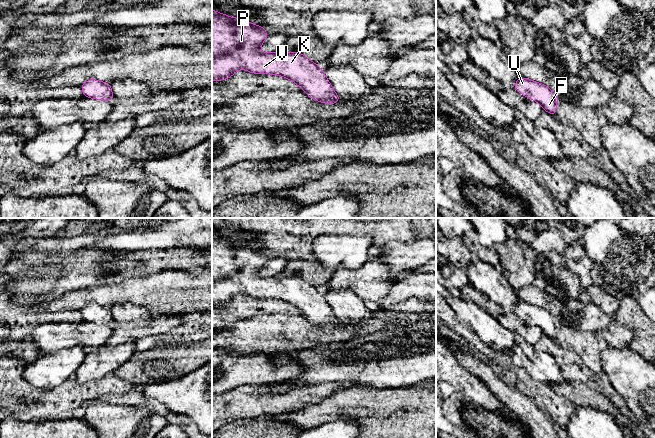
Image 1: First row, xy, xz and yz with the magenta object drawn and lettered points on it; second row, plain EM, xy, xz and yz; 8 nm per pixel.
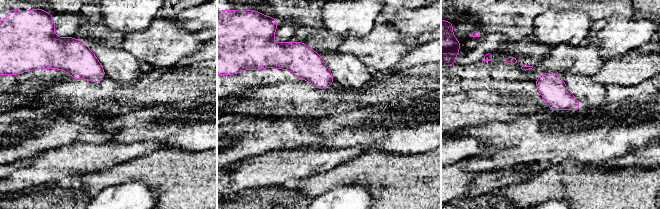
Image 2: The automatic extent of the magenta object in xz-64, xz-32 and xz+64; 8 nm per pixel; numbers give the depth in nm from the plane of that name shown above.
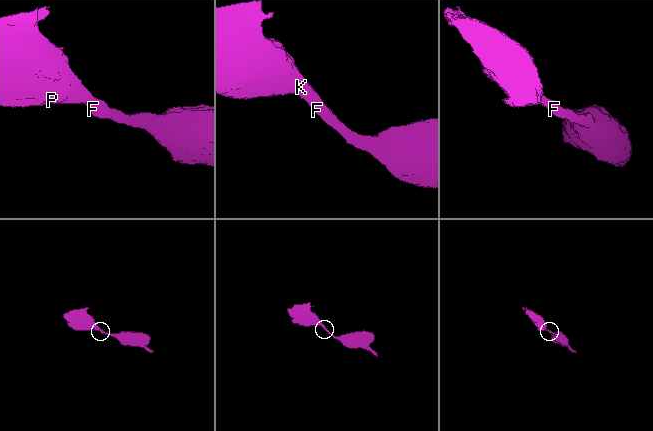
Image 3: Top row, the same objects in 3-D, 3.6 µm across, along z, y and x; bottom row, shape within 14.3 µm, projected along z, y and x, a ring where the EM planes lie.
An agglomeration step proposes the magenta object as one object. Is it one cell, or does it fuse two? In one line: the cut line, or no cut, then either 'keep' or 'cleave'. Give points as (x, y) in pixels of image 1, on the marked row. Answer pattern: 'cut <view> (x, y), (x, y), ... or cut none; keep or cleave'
cut none; keep

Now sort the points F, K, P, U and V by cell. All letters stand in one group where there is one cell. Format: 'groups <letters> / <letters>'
groups F K P U V

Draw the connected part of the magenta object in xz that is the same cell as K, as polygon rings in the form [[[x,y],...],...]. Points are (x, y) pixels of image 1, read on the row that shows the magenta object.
[[[212,9],[212,81],[220,81],[223,79],[232,78],[233,73],[239,69],[246,69],[252,74],[255,73],[261,73],[261,74],[273,74],[273,75],[281,75],[287,79],[292,80],[295,82],[302,90],[304,90],[309,97],[311,97],[313,100],[323,103],[328,103],[330,105],[333,105],[334,103],[341,101],[342,99],[335,93],[334,89],[332,88],[330,82],[328,81],[327,77],[325,76],[324,72],[321,70],[319,65],[313,63],[311,60],[309,60],[306,56],[304,56],[302,53],[299,52],[288,52],[288,53],[282,53],[279,54],[277,52],[270,52],[270,53],[261,53],[259,51],[259,48],[261,44],[266,40],[266,38],[269,36],[269,34],[265,31],[265,29],[261,25],[253,25],[247,21],[244,21],[243,19],[248,19],[248,16],[245,16],[243,18],[231,18],[225,14],[216,12]]]

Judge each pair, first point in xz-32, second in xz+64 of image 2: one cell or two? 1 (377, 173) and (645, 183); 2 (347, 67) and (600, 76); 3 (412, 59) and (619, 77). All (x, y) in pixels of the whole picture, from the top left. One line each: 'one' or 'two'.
1: one
2: two
3: one

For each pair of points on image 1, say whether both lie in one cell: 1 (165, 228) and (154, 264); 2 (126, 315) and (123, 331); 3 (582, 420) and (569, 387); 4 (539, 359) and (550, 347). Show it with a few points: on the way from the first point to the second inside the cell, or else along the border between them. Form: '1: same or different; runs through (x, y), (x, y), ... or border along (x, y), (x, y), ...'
1: different; border along (182, 246), (136, 251)
2: different; border along (147, 321), (118, 322), (114, 324)
3: different; border along (577, 405), (592, 407), (600, 411)
4: different; border along (534, 346), (539, 350), (549, 353), (559, 363)

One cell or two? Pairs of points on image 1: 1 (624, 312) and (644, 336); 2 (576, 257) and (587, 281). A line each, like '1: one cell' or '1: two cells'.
1: one cell
2: one cell

